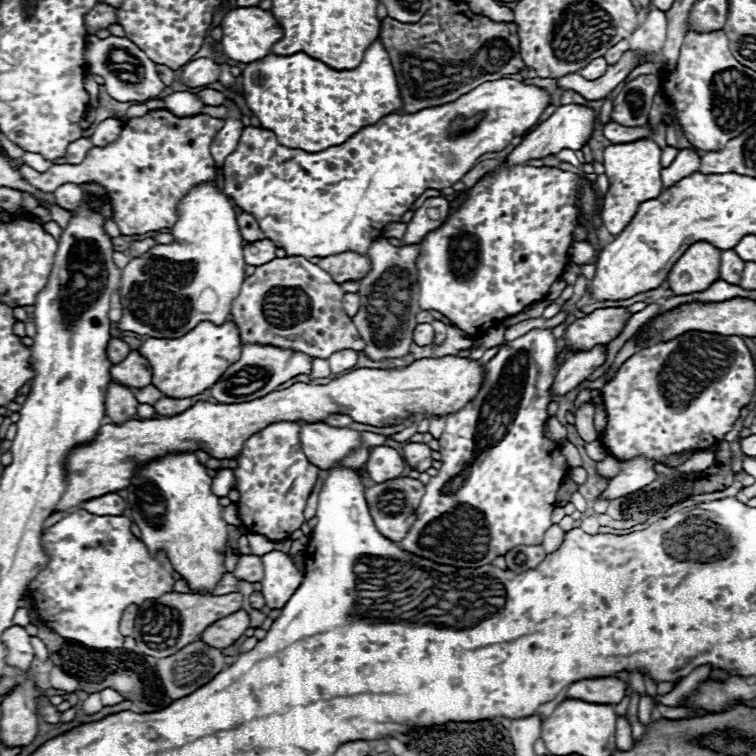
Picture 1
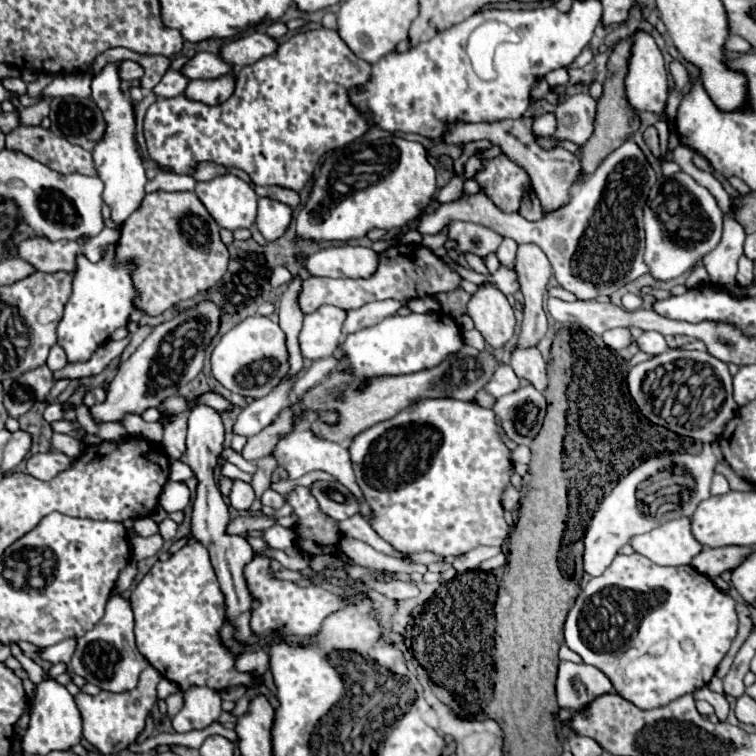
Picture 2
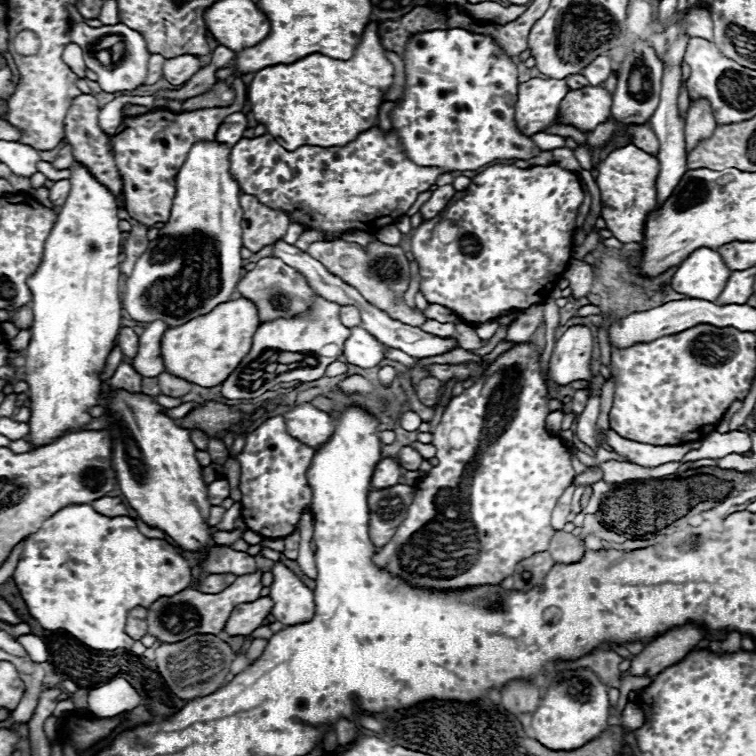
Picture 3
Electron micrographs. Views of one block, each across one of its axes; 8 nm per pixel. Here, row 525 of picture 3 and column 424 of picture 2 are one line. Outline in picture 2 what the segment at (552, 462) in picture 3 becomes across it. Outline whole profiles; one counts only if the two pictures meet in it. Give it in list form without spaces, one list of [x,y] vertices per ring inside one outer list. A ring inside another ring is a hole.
[[[438,398],[438,400],[420,400],[416,404],[412,404],[410,408],[402,410],[398,416],[376,424],[374,428],[368,428],[366,432],[362,432],[360,436],[356,436],[350,444],[350,458],[352,458],[352,468],[356,474],[356,484],[360,486],[360,490],[364,492],[364,498],[370,506],[370,526],[376,530],[376,534],[386,540],[390,546],[394,546],[398,552],[434,552],[440,556],[462,556],[478,546],[502,546],[510,534],[510,526],[504,520],[504,512],[502,512],[502,504],[500,504],[500,496],[504,486],[510,482],[510,474],[508,470],[512,468],[510,462],[510,454],[508,448],[502,444],[500,434],[498,434],[498,424],[496,424],[496,416],[492,410],[480,408],[474,402],[462,402],[462,400],[450,400],[450,398]]]

